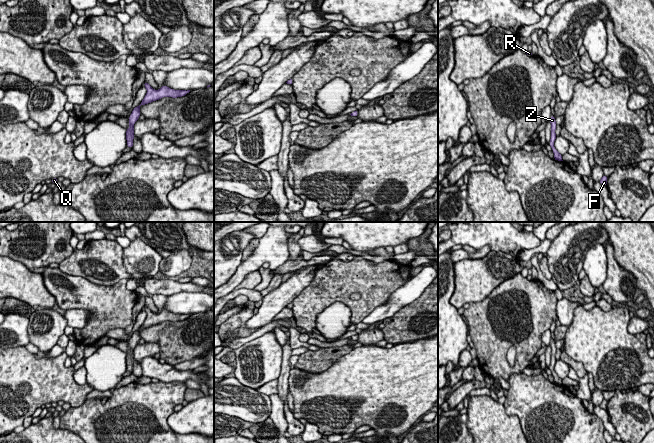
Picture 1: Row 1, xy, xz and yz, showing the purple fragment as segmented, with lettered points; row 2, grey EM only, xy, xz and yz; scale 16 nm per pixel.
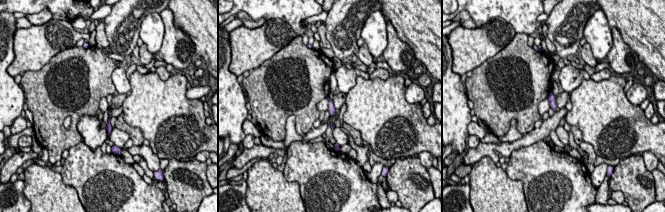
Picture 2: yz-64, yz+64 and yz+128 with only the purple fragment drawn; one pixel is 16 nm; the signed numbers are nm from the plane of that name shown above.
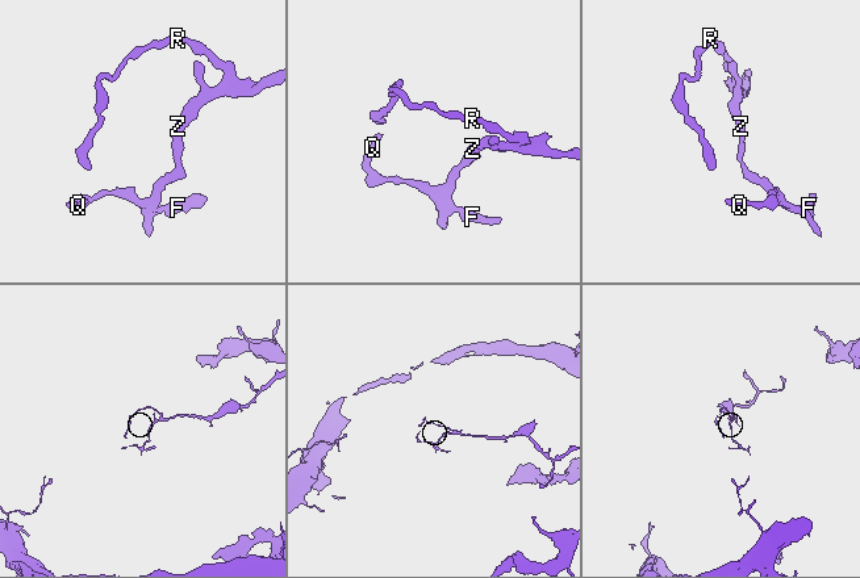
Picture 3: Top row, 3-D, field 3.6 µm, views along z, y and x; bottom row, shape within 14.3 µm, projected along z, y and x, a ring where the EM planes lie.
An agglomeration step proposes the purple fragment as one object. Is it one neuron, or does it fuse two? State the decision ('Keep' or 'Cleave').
Keep

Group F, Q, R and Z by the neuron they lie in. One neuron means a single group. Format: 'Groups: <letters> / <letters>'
Groups: F Q R Z

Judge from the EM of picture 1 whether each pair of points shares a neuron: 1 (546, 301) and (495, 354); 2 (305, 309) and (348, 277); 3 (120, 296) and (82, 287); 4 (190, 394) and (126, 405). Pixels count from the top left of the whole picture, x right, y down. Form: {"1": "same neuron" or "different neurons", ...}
{"1": "same neuron", "2": "same neuron", "3": "same neuron", "4": "different neurons"}

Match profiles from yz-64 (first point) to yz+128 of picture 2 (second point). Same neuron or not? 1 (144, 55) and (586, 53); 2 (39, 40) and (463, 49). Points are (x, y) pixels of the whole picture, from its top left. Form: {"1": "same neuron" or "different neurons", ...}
{"1": "same neuron", "2": "same neuron"}

